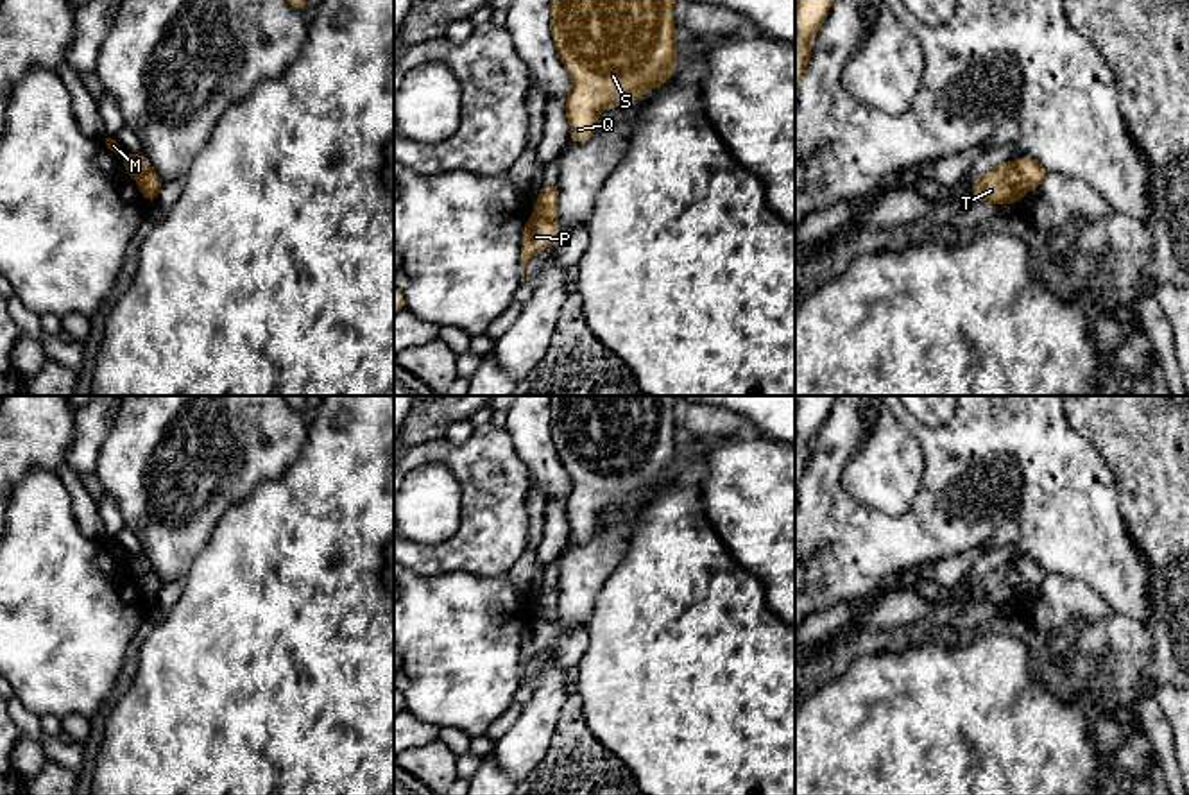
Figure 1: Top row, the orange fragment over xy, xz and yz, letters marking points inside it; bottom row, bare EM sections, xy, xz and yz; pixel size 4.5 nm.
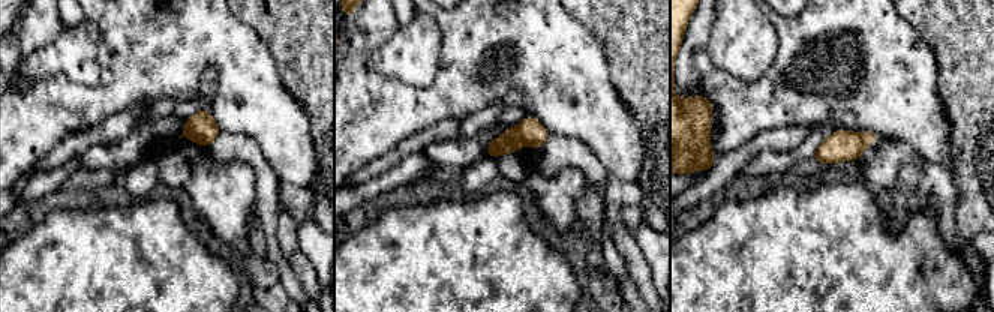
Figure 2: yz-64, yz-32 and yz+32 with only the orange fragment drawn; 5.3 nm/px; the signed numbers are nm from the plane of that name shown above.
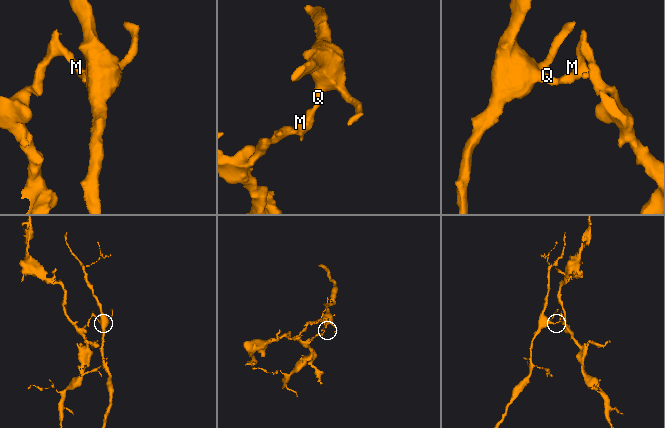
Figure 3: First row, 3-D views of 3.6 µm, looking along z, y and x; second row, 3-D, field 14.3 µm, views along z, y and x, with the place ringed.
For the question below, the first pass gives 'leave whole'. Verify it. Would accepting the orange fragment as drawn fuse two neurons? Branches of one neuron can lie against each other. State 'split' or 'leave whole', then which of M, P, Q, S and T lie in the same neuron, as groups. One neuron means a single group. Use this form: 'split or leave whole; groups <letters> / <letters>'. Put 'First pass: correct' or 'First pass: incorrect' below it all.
split; groups M P / Q S T
First pass: incorrect

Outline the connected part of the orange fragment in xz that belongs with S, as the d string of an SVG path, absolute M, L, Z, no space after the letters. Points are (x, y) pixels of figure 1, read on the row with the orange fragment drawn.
M550 0L557 56L571 75L569 136L587 141L598 115L663 86L677 57L675 0Z

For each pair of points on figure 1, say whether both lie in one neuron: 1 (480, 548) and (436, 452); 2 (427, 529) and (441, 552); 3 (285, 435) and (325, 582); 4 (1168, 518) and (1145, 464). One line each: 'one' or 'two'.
1: one
2: two
3: two
4: one

